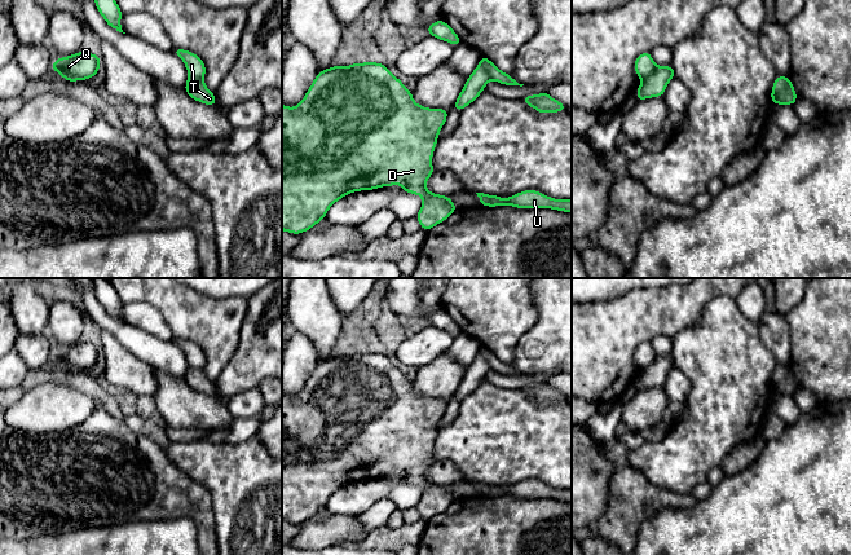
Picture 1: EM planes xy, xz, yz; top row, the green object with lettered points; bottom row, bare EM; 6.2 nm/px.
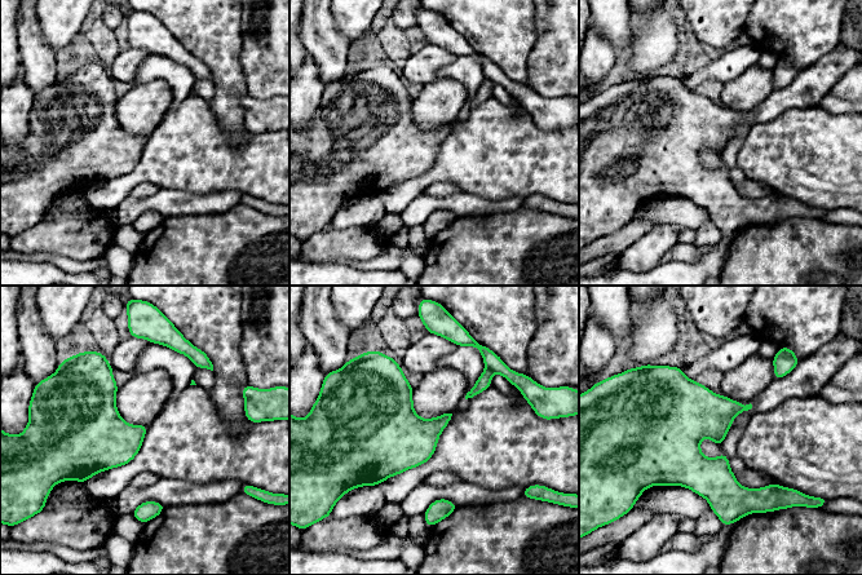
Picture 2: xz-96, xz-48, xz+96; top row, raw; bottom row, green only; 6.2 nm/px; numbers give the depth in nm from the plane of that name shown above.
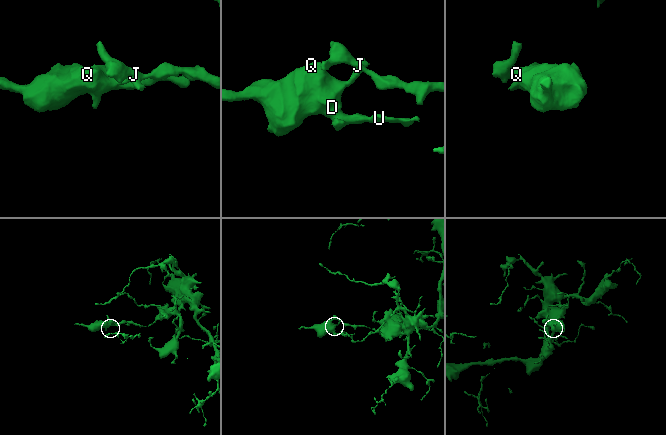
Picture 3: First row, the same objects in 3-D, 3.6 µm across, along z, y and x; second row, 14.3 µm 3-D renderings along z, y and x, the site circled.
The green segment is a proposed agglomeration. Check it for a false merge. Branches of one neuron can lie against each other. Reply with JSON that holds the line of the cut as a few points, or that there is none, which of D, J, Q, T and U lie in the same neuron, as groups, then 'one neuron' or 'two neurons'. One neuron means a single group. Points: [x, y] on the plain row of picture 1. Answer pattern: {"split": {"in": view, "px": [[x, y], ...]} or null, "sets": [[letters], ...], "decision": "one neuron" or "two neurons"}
{"split": {"in": "xz", "px": [[480, 352], [490, 368]]}, "sets": [["D", "Q", "T", "U"], ["J"]], "decision": "two neurons"}

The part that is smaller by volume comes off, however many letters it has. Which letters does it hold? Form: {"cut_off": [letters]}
{"cut_off": ["D", "Q", "T", "U"]}

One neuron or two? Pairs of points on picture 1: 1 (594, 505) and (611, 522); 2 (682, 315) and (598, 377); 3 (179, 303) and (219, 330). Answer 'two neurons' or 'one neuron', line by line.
1: two neurons
2: one neuron
3: one neuron

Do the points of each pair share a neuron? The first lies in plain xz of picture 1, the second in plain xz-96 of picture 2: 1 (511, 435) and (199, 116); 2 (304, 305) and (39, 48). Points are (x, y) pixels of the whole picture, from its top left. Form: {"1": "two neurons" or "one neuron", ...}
{"1": "one neuron", "2": "one neuron"}

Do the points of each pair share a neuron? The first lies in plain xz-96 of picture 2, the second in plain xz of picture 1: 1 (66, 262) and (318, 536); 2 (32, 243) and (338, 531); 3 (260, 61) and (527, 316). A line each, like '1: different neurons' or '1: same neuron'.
1: different neurons
2: same neuron
3: different neurons

